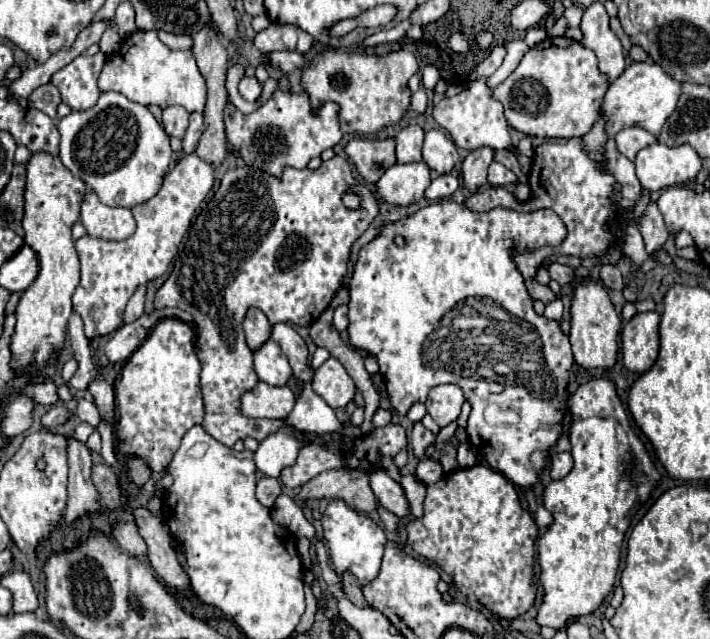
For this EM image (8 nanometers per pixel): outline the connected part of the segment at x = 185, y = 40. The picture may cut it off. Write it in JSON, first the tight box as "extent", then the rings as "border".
{"extent":[159,31,193,51],"border":[[[159,31],[159,39],[161,43],[165,43],[169,49],[173,51],[183,51],[183,49],[191,49],[193,39],[187,35],[173,35],[173,33],[163,33]]]}

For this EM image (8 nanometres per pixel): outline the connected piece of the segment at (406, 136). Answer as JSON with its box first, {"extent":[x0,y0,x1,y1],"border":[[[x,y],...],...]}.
{"extent":[395,125,425,163],"border":[[[409,125],[409,127],[401,129],[401,133],[395,137],[399,163],[413,163],[413,161],[421,159],[423,135],[425,135],[425,131],[419,125]]]}

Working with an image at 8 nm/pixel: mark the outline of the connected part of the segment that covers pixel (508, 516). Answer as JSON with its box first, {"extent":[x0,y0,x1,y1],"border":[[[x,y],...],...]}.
{"extent":[405,465,539,619],"border":[[[475,465],[475,467],[469,467],[469,469],[459,469],[459,471],[453,471],[451,475],[443,475],[435,485],[429,485],[427,487],[427,497],[423,501],[423,517],[421,519],[411,519],[405,523],[405,531],[407,531],[407,545],[419,555],[419,557],[425,557],[427,561],[439,565],[451,579],[453,579],[453,585],[457,591],[461,591],[463,595],[467,595],[469,599],[475,599],[477,603],[481,603],[489,613],[497,615],[497,617],[503,617],[503,619],[515,619],[523,613],[527,613],[527,609],[535,603],[535,597],[537,597],[537,589],[533,585],[533,565],[535,565],[535,541],[537,541],[537,535],[539,535],[539,527],[533,519],[533,515],[529,511],[525,511],[519,503],[519,495],[515,491],[515,485],[503,477],[501,473],[485,467],[485,465]]]}

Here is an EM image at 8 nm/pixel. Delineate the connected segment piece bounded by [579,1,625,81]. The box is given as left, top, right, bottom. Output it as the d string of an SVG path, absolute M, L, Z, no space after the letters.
M599 1L591 3L585 9L585 15L579 27L583 31L581 43L597 53L599 69L609 75L609 81L615 81L625 69L625 57L623 57L623 47L619 39L609 29L609 15L603 3Z

